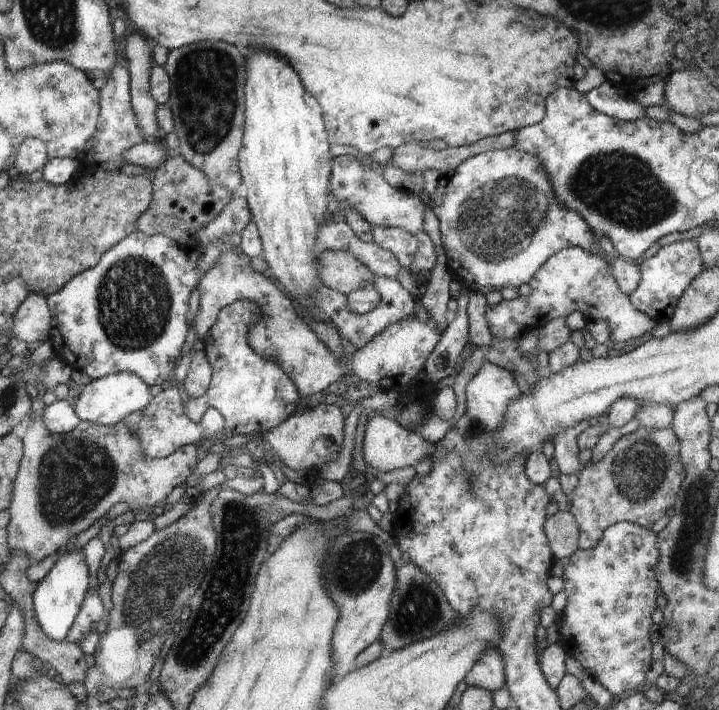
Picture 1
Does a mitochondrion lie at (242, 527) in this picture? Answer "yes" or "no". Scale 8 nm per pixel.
yes

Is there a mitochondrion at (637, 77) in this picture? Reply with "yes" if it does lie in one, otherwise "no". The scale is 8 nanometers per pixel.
no

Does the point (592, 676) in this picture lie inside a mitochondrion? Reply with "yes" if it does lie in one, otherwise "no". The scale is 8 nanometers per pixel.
no

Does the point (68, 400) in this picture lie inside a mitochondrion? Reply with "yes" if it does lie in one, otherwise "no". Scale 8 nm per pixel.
no

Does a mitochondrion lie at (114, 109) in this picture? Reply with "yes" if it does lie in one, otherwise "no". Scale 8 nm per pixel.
no

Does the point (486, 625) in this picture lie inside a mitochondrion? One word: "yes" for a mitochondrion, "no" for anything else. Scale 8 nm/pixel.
no

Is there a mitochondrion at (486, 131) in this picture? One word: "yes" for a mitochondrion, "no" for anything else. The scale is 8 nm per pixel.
no

